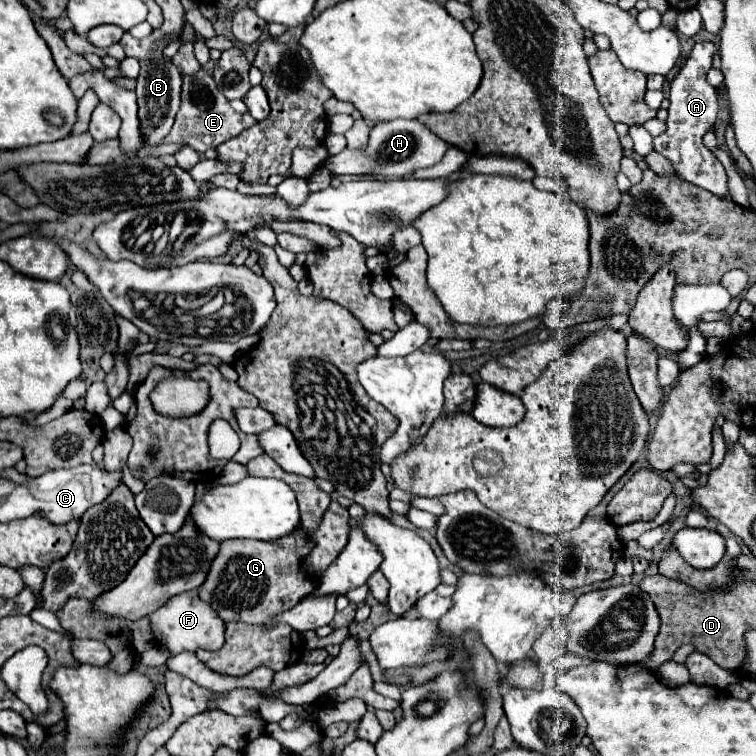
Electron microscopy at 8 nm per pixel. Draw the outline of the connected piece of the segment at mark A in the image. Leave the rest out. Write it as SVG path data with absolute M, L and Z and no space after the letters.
M713 41L695 43L679 75L671 81L671 95L669 95L671 105L669 105L669 117L667 117L667 131L653 139L653 149L673 165L675 173L681 179L709 193L725 197L727 173L721 161L703 145L703 135L713 127L717 119L717 87L709 85L707 81L707 71L713 67L715 53L717 53L717 45Z

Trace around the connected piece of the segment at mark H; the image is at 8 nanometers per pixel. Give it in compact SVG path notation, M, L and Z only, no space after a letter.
M395 119L387 123L377 123L371 129L367 147L363 147L361 151L349 151L349 147L345 147L339 155L329 157L325 167L333 175L373 175L377 179L399 179L413 175L417 169L439 163L447 149L449 145L439 139L433 131L429 131L423 123L411 119Z

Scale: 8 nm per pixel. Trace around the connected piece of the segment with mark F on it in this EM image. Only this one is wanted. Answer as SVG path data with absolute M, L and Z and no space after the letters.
M187 591L183 595L175 595L173 599L169 599L169 603L165 603L157 611L153 611L149 615L149 621L153 627L155 643L161 647L167 647L173 655L177 655L181 651L197 651L197 649L217 651L225 639L225 623L211 609L209 603L199 599L197 591Z

